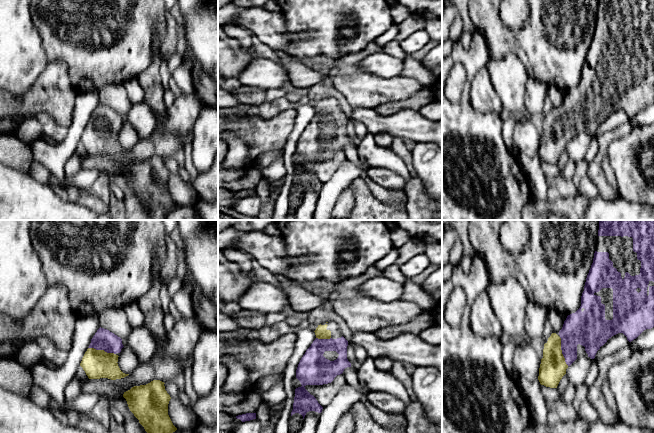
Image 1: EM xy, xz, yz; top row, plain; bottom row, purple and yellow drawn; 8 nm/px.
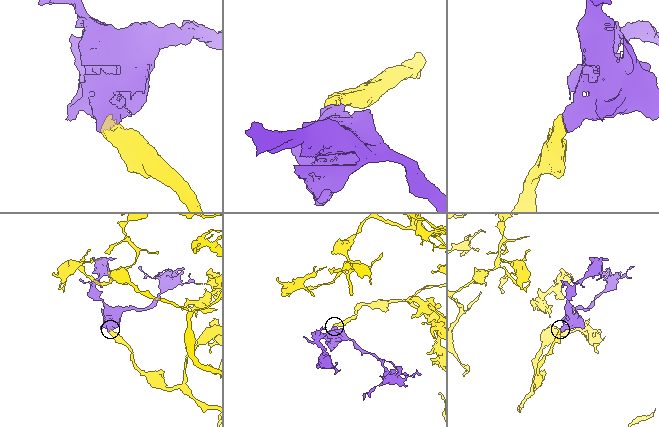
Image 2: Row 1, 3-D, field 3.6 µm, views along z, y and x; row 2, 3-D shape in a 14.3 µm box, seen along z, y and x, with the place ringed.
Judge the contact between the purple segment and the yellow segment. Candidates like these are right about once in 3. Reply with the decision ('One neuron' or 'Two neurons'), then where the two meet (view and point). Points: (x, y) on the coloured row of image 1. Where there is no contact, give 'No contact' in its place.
One neuron. Touches purple at yz (562, 351)

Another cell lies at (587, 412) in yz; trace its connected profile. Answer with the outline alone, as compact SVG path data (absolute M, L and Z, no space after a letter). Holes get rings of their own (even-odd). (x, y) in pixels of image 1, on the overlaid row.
M585 400L579 410L577 411L578 418L586 420L588 423L594 423L598 419L598 413L596 409L589 403L588 400Z

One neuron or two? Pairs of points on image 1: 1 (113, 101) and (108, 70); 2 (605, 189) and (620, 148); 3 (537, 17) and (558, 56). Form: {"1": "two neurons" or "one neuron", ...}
{"1": "two neurons", "2": "two neurons", "3": "one neuron"}

